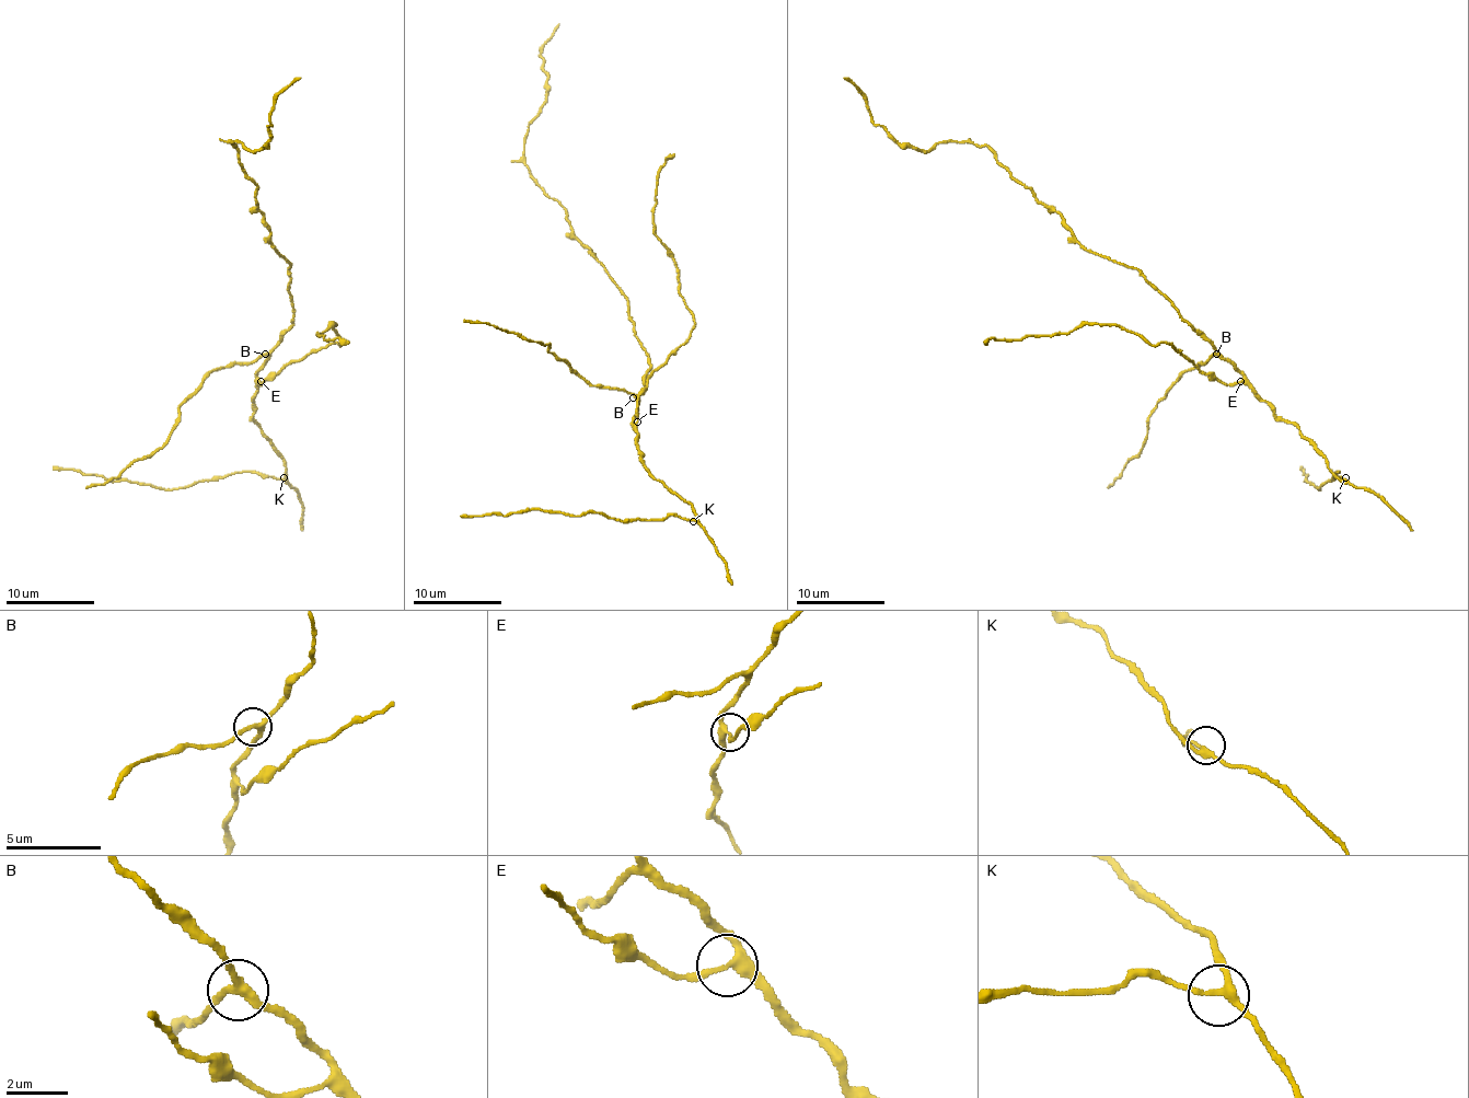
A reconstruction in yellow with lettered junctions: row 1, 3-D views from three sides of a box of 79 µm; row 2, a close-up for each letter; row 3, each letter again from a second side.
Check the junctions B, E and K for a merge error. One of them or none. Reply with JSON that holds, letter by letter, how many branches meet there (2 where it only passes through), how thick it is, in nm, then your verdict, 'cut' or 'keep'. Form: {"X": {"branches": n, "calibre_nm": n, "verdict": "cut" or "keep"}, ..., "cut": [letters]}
{"B": {"branches": 3, "calibre_nm": 240, "verdict": "keep"}, "E": {"branches": 3, "calibre_nm": 240, "verdict": "keep"}, "K": {"branches": 3, "calibre_nm": 240, "verdict": "keep"}, "cut": []}

